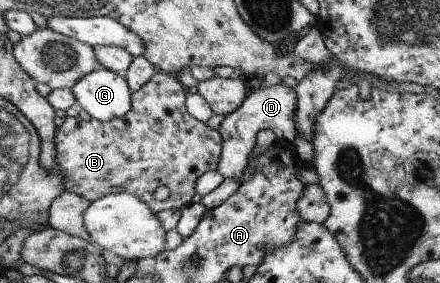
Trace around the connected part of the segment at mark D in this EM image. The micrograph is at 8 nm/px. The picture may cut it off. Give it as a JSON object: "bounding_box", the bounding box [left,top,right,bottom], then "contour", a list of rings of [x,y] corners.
{"bounding_box":[217,83,297,179],"contour":[[[278,83],[269,87],[260,87],[248,97],[234,112],[228,113],[219,126],[219,133],[222,135],[221,155],[218,161],[217,170],[224,178],[239,179],[244,174],[244,169],[247,167],[250,153],[253,151],[258,131],[262,129],[272,129],[275,135],[280,140],[289,140],[292,142],[297,135],[295,130],[295,121],[292,116],[295,116],[297,107],[297,94],[294,87],[286,85],[286,83]]]}

